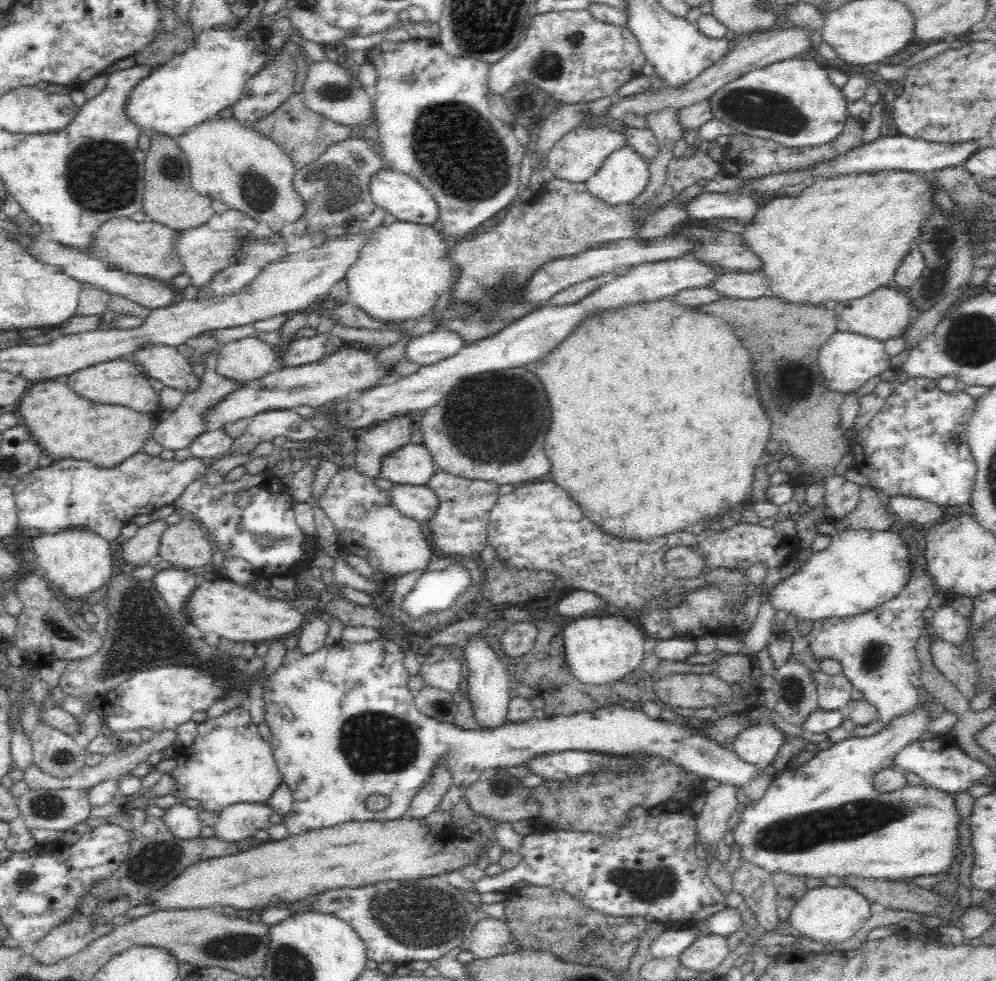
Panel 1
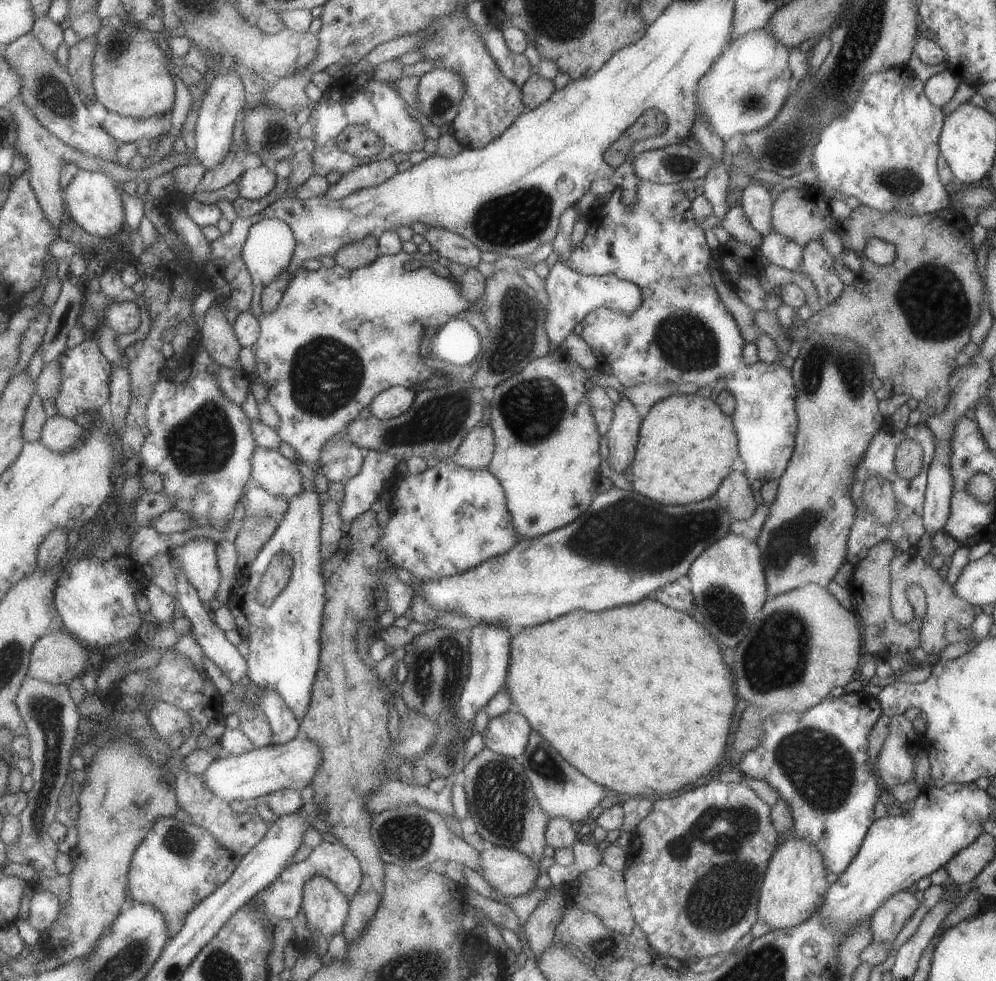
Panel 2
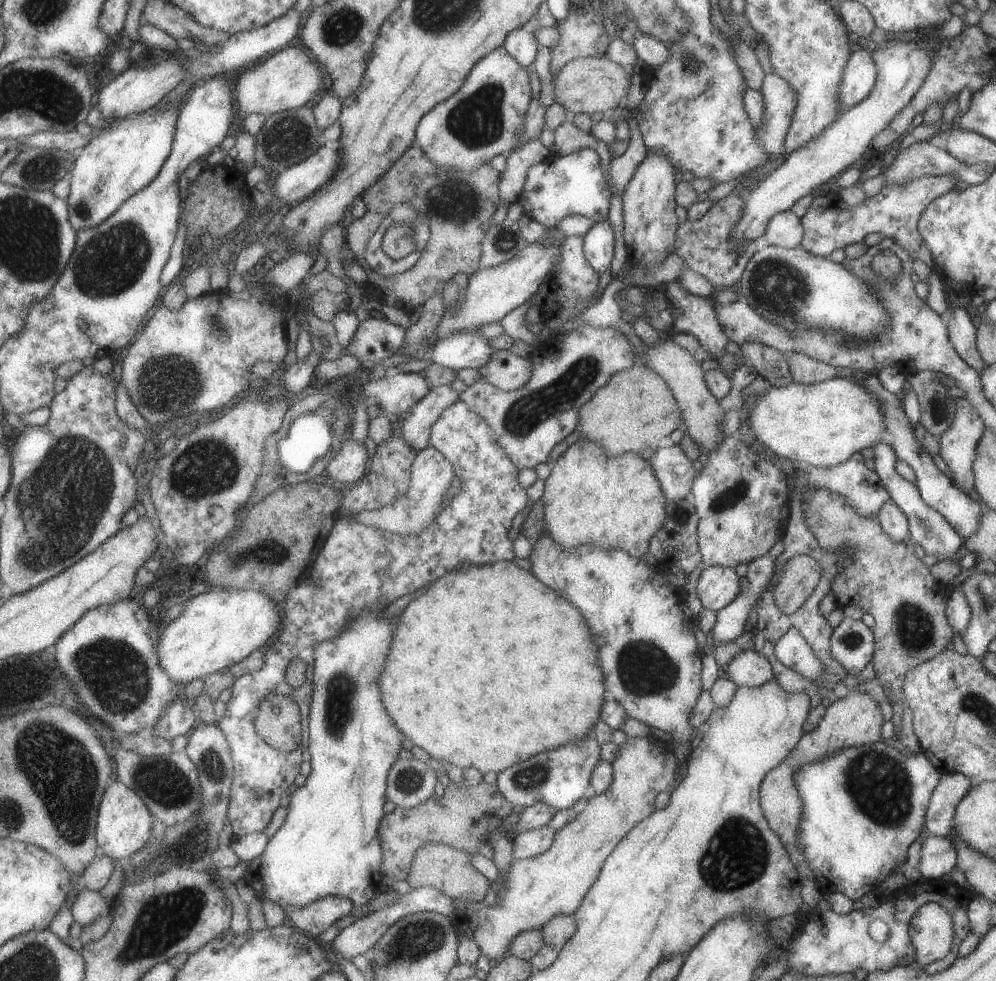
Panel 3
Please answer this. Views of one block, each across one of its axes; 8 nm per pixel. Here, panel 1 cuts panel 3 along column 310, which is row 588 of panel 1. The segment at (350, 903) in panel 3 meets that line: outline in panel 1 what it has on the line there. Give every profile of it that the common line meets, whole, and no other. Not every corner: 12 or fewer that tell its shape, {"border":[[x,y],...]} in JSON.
{"border":[[926,569],[888,603],[813,620],[813,657],[878,709],[851,736],[920,708]]}

